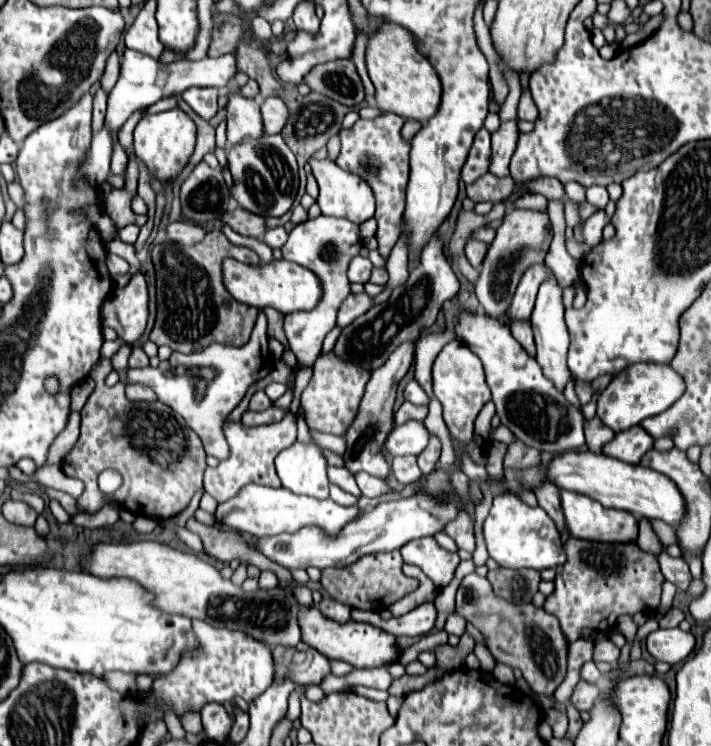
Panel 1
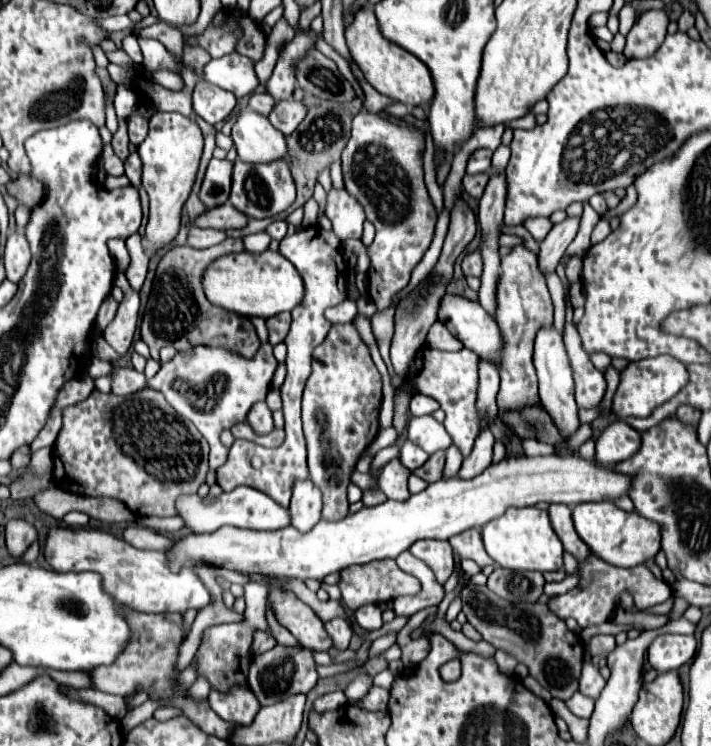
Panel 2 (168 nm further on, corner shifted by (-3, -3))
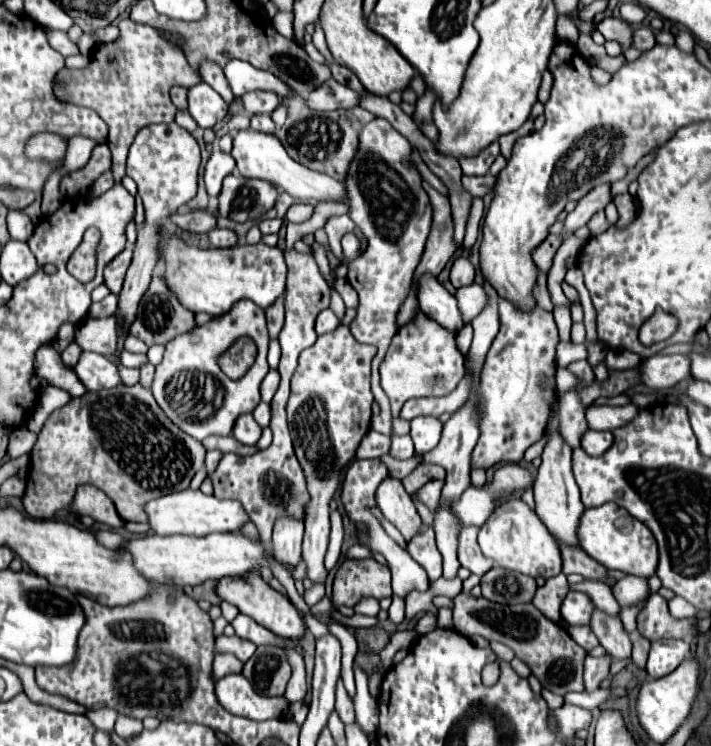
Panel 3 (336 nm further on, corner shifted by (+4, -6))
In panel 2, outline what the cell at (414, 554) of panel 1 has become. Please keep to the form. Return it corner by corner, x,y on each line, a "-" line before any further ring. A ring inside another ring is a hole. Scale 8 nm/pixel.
423,539
423,541
415,541
415,545
411,545
409,551
433,569
433,573
441,585
451,577
451,573
453,573
453,549
451,549
449,541

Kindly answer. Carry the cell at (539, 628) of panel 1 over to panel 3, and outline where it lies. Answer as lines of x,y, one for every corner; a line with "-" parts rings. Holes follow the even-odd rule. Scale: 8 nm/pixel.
458,594
454,598
454,628
468,636
482,636
486,640
496,640
514,650
516,658
520,658
532,674
540,680
542,688
564,696
566,692
582,692
582,662
586,650
580,648
568,632
548,620
534,604
514,604
502,606
490,600
474,598
472,594

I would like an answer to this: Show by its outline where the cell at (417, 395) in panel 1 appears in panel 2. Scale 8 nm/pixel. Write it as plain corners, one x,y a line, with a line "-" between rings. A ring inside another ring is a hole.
415,393
411,397
411,415
419,417
419,415
429,415
433,411
439,409
439,403
433,399
433,397
427,397
427,395
419,395

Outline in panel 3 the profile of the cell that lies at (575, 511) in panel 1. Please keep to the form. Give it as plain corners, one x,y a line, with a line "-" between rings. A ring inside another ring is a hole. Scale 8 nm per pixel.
614,502
584,510
578,522
578,544
588,556
592,556
608,570
622,570
626,574
650,578
658,566
656,538
652,536
648,526
630,516
624,508

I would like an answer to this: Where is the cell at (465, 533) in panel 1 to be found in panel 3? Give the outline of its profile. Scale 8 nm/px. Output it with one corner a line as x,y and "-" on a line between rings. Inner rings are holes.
468,526
468,528
460,530
460,536
458,536
458,560
472,574
484,576
494,566
494,562
488,560
480,552
476,536
478,536
478,528
476,526

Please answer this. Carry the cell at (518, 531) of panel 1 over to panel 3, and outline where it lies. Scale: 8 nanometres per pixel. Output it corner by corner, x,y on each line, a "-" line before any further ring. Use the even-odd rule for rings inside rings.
512,498
506,504
500,504
496,512
488,518
488,522
480,528
478,544
482,548
482,554
490,560
494,560
496,566
514,570
520,574
528,574
532,578
552,578
560,574
562,558
556,544
556,538
548,532
548,528
542,524
542,520
536,516
534,510
526,506
526,502

